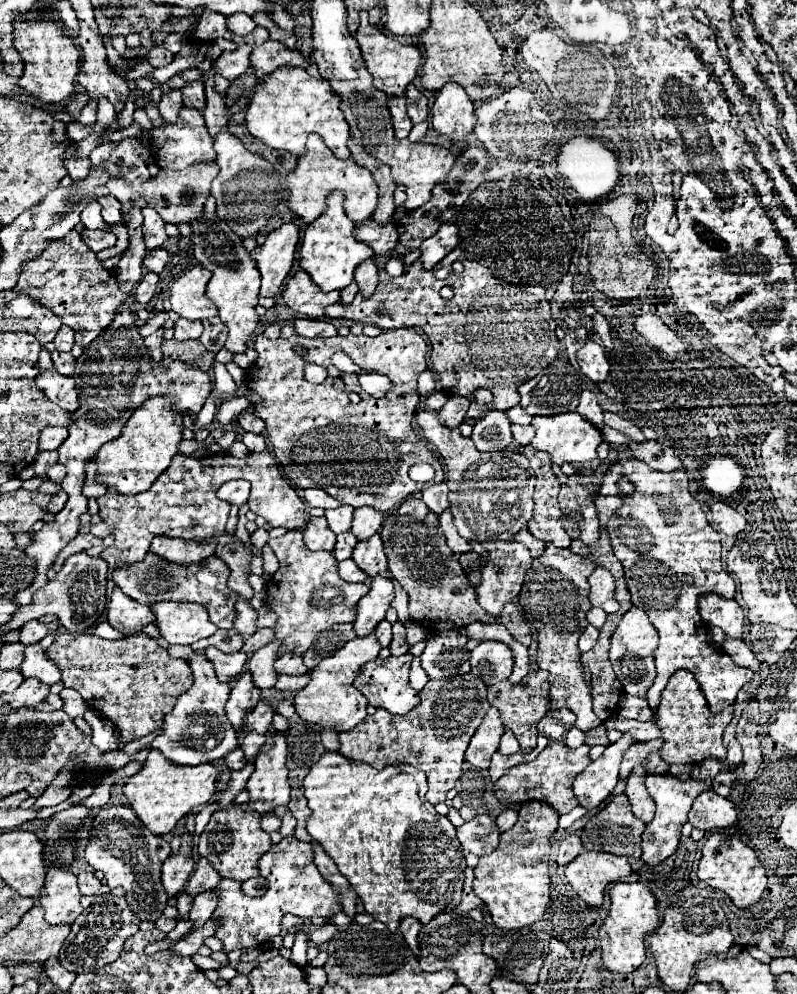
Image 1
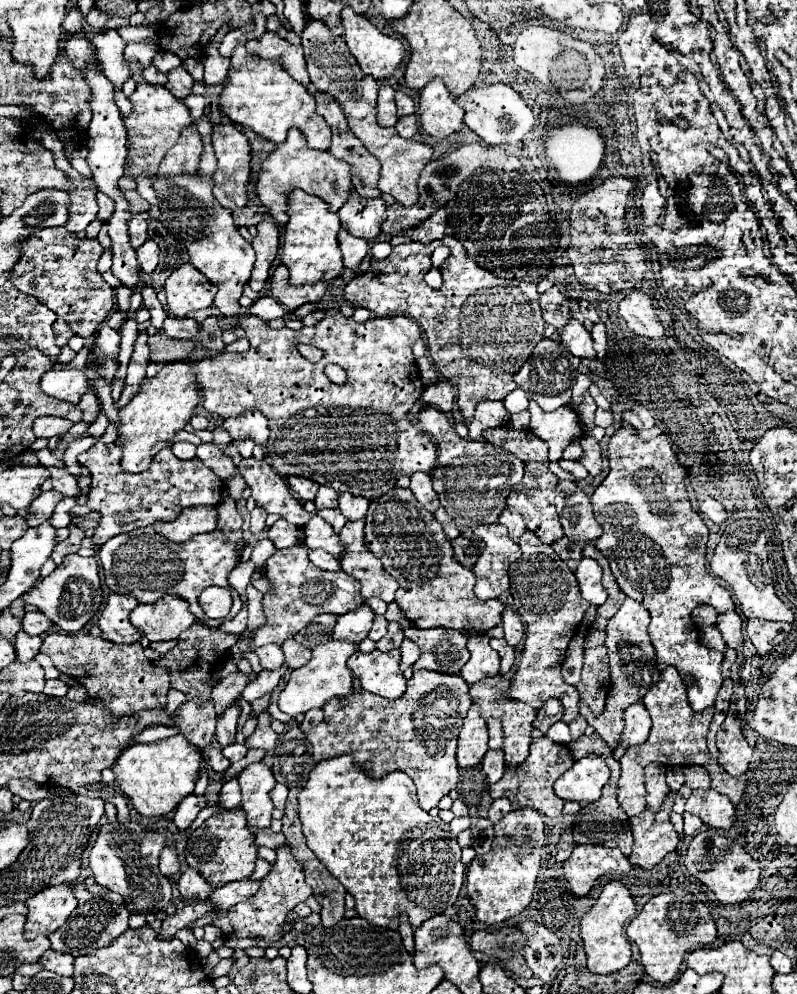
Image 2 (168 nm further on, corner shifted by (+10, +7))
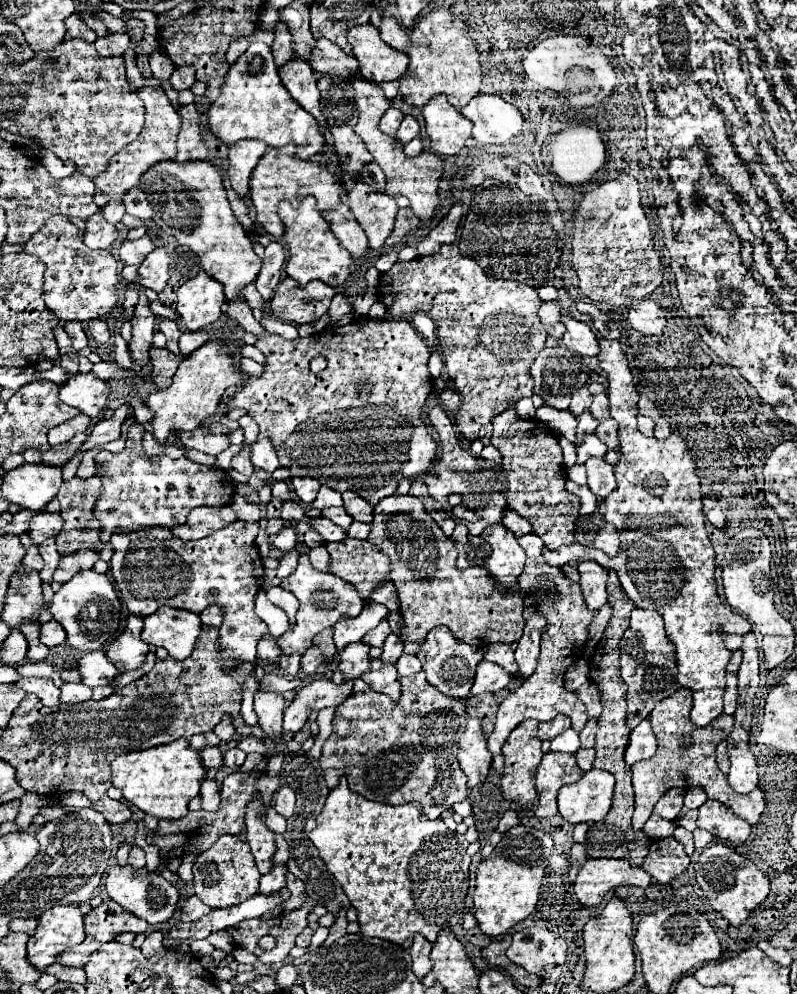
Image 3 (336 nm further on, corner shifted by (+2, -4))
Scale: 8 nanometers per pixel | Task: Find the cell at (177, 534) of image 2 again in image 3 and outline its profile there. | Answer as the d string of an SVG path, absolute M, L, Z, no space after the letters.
M230 505L224 507L196 507L190 511L184 525L178 525L172 529L174 537L180 537L184 541L194 541L212 535L214 531L234 523L238 517L232 511Z

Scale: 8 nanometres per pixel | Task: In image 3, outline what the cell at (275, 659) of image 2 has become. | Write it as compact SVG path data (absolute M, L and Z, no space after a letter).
M264 637L260 639L258 643L258 659L260 661L272 661L272 663L278 663L280 661L280 647L276 645L276 641L272 637Z

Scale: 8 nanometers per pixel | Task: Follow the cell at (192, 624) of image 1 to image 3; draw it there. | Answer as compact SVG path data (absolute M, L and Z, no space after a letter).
M160 607L156 613L144 617L144 631L142 631L142 639L148 645L154 647L164 647L168 649L172 659L188 659L194 643L200 635L200 617L196 613L190 611L180 611L180 609L172 609L172 607Z

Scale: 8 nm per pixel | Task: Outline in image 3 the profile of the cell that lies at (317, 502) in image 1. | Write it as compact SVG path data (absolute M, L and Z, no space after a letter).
M292 477L292 487L294 487L296 497L302 503L312 503L316 499L316 495L318 495L320 481L316 481L312 477Z

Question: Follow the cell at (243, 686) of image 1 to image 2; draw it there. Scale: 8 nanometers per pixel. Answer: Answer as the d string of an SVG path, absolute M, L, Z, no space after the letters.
M234 700L220 716L216 726L216 740L226 746L236 742L236 726L240 720L240 700Z

